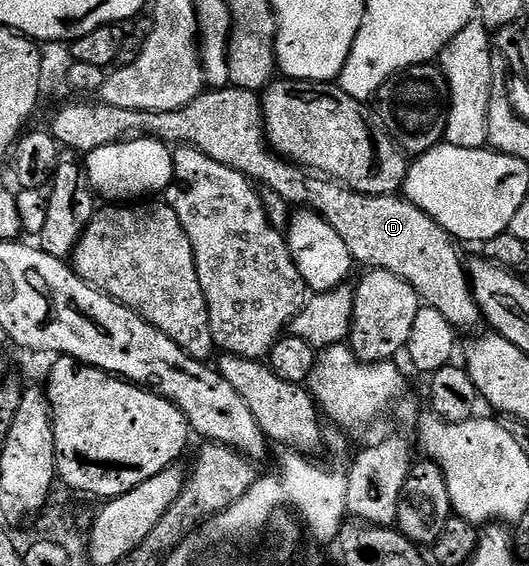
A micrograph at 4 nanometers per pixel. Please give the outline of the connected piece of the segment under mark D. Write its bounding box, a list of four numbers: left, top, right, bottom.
[50,84,481,328]

